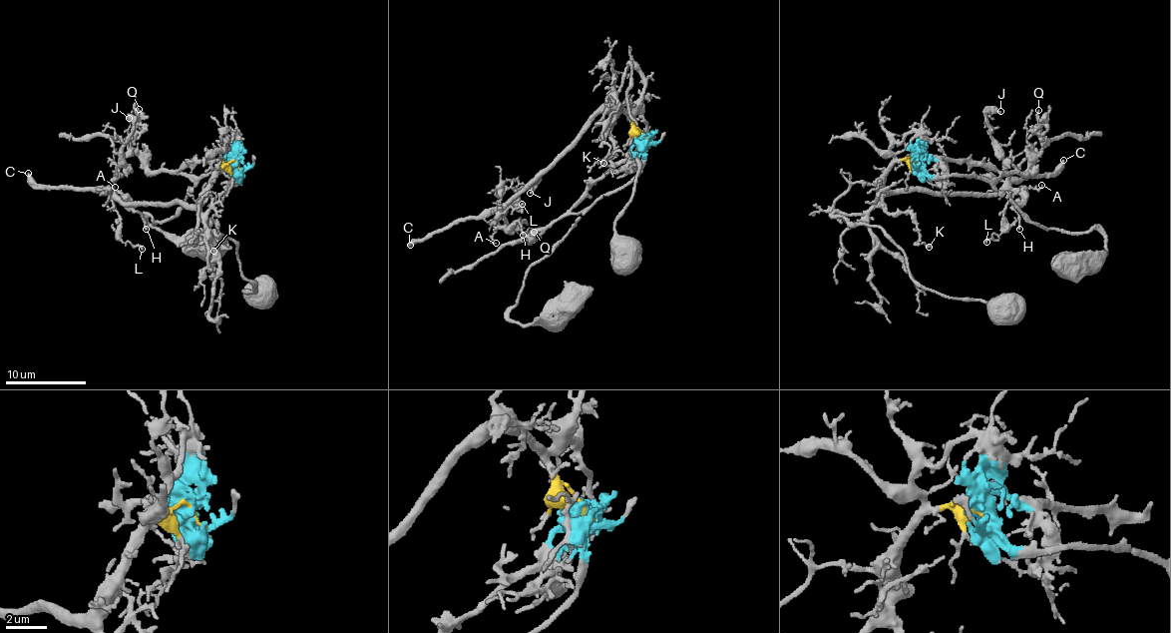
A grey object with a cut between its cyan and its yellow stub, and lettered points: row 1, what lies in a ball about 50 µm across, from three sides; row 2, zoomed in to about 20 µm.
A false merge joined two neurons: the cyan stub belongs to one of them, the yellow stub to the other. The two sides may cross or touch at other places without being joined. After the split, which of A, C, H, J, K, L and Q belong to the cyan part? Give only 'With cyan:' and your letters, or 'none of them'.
With cyan: Q

